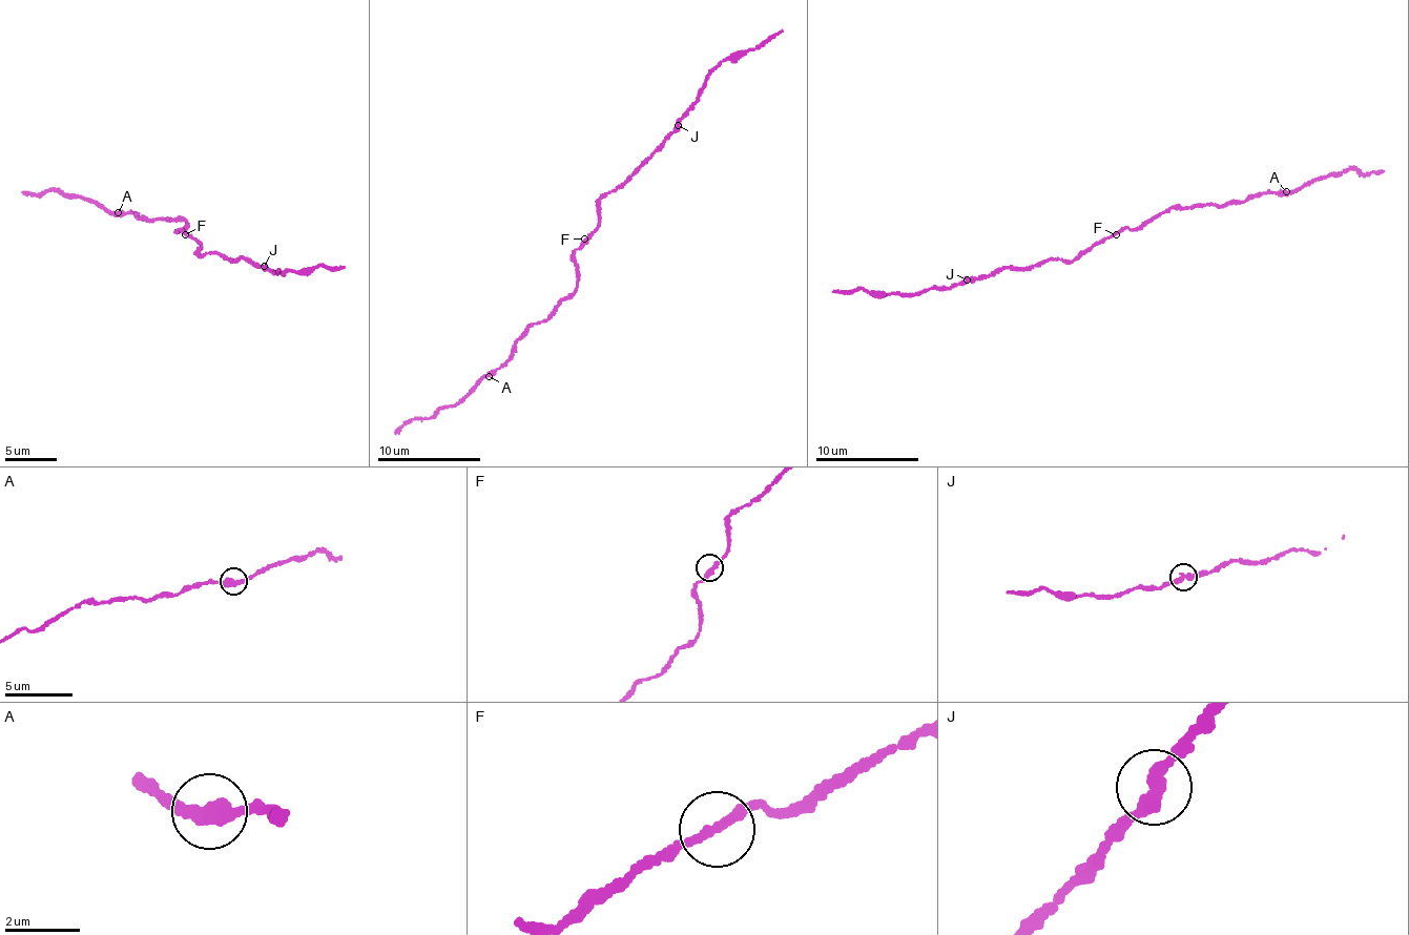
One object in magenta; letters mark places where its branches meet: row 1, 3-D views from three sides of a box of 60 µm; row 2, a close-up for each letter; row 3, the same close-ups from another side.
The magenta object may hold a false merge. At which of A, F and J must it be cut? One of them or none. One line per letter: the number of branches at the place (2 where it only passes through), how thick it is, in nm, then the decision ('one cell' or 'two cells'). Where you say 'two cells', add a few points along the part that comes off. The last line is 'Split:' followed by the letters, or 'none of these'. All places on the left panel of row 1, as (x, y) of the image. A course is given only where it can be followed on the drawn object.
A: branches 2; calibre 360 nm; one cell
F: branches 2; calibre 280 nm; one cell
J: branches 2; calibre 360 nm; one cell
Split: none of these

